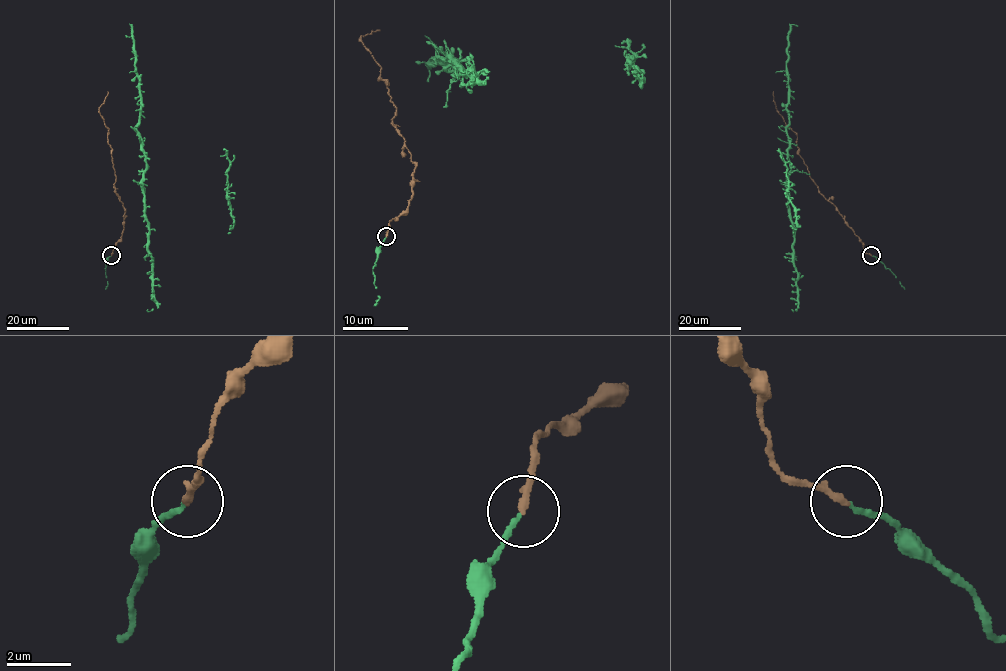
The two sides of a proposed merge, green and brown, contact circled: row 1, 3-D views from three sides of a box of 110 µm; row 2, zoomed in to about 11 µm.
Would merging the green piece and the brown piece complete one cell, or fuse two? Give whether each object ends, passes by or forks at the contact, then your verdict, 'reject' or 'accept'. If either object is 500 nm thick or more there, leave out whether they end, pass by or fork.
green ends | brown ends | accept

